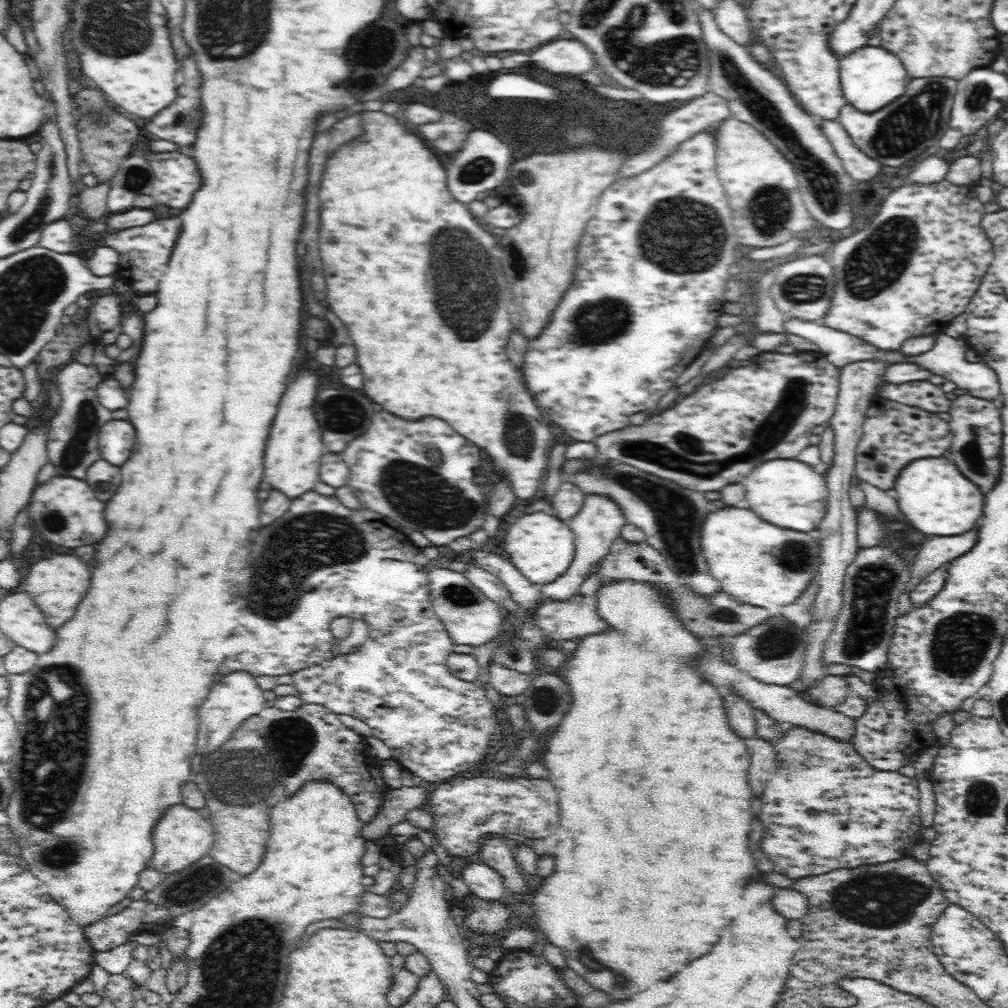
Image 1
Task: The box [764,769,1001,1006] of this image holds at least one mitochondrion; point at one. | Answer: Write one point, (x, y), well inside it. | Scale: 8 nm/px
(877, 898)

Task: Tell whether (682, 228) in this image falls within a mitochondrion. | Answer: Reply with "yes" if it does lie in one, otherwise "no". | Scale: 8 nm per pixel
yes

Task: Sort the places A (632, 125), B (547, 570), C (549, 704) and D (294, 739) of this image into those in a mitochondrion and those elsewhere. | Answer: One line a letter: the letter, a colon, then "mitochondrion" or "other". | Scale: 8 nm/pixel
A: other
B: other
C: mitochondrion
D: mitochondrion

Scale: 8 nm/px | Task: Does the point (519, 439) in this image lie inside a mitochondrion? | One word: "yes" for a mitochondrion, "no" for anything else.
yes

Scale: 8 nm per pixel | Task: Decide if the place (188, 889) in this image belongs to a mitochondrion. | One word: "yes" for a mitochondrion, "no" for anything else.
yes

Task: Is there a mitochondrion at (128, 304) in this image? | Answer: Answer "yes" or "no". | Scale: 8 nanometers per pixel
no

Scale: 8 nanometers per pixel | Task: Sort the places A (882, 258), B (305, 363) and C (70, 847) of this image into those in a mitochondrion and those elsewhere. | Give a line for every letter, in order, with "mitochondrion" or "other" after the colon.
A: mitochondrion
B: other
C: mitochondrion

